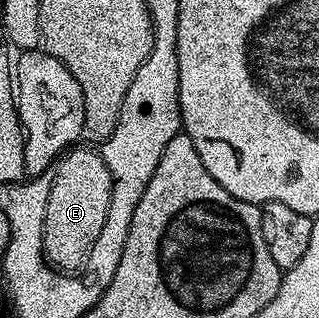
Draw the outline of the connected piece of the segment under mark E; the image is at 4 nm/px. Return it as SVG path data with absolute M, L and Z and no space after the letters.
M76 149L63 153L50 174L46 219L42 229L42 253L51 267L59 266L62 270L76 269L95 253L108 216L110 190L114 186L106 159L97 149Z

